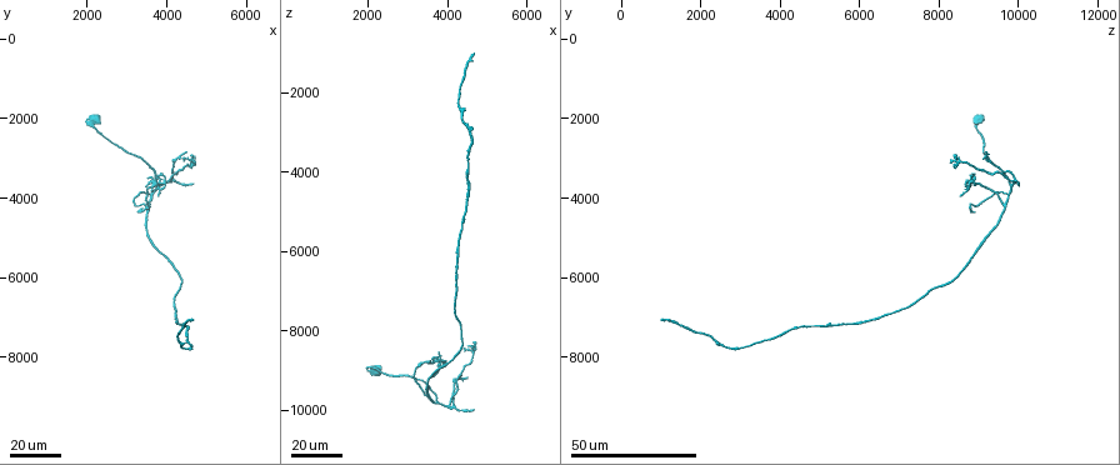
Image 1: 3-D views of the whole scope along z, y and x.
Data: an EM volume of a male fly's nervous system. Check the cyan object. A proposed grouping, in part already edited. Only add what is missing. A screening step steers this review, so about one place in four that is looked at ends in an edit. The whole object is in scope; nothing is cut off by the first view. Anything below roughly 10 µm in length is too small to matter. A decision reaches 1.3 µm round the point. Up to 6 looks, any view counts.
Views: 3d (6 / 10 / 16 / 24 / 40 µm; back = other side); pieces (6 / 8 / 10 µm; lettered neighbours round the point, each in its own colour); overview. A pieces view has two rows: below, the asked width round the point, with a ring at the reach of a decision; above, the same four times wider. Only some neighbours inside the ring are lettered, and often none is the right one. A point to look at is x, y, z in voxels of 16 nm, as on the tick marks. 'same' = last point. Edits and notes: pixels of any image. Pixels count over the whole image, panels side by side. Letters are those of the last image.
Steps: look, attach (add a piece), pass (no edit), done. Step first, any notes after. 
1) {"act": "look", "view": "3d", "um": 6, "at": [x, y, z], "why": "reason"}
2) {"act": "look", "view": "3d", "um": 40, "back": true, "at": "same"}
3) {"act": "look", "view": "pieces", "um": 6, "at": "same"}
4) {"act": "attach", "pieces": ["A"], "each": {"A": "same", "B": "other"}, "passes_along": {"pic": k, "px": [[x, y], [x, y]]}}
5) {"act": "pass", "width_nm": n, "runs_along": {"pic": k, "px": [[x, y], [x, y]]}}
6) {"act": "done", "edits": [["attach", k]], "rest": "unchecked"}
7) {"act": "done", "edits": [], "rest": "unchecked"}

{"act": "look", "view": "3d", "um": 40, "at": [4650, 3650, 9950], "why": "an open end"}

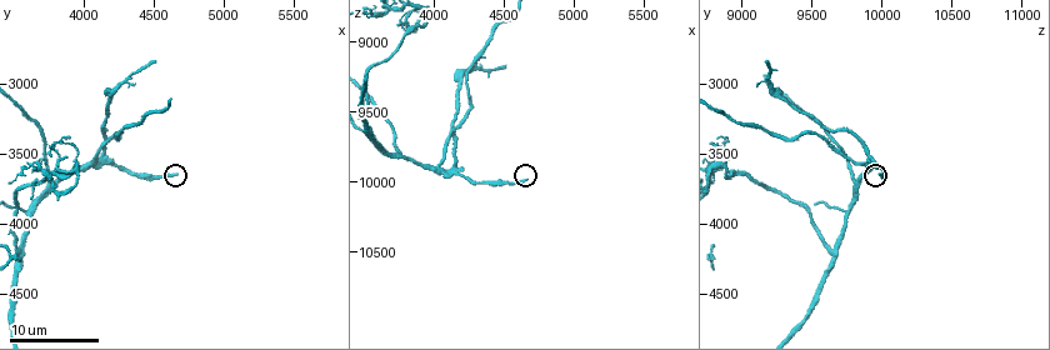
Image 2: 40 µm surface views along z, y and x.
{"act": "look", "view": "pieces", "um": 10, "at": [4660, 3640, 9980], "why": "see the neighbours"}

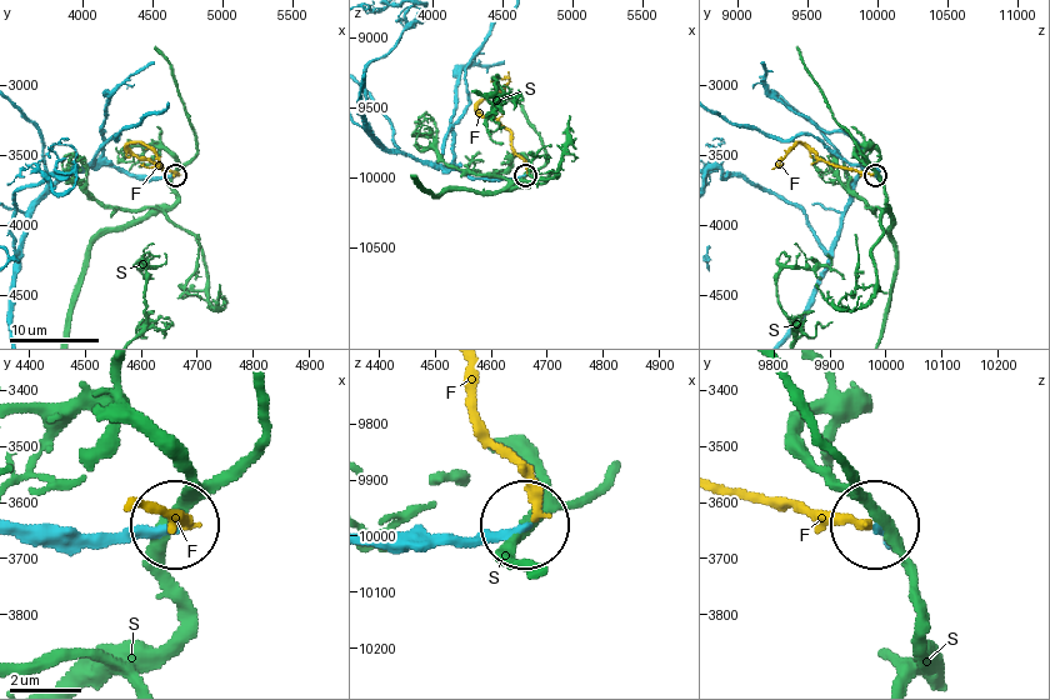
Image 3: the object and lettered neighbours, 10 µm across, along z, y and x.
{"act": "attach", "pieces": ["F"], "each": {"F": "same", "S": "other"}, "found": "it goes on there"}

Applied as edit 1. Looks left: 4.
{"act": "look", "view": "overview"}

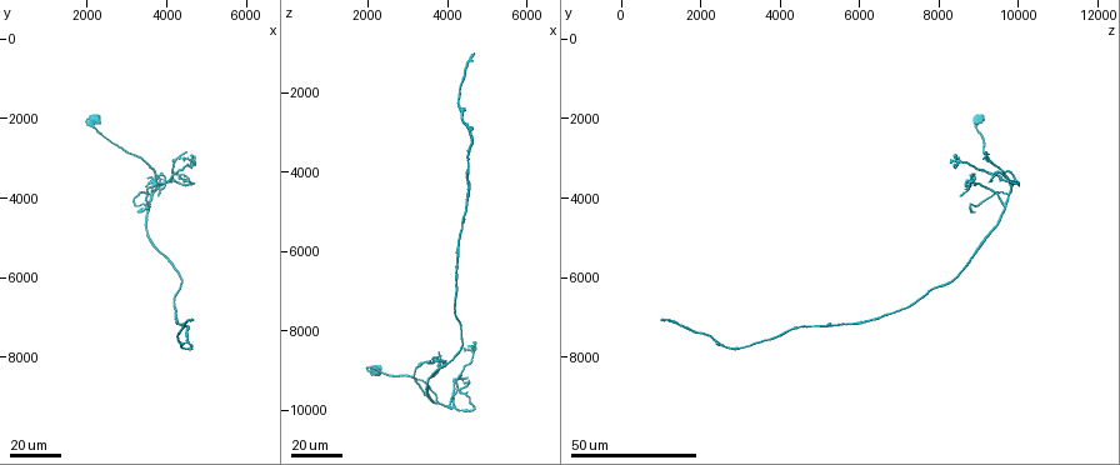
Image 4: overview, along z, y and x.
{"act": "look", "view": "3d", "um": 24, "at": [3250, 4300, 8900], "why": "long arm stops here"}

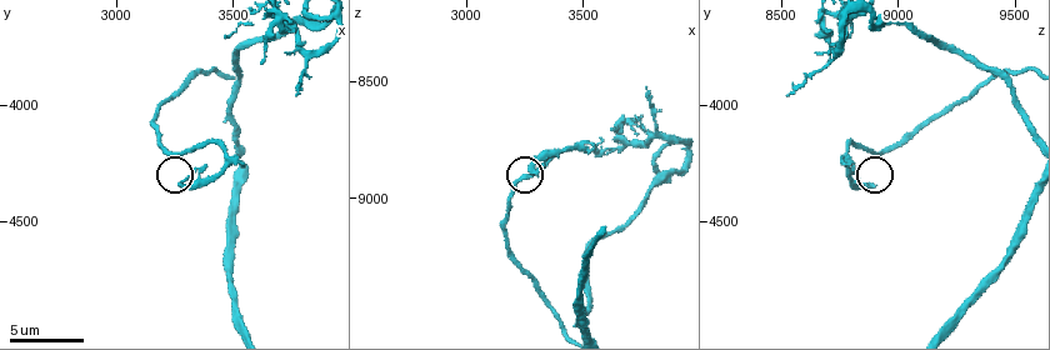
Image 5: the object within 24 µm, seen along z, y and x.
{"act": "look", "view": "pieces", "um": 8, "at": [3280, 4340, 8880]}

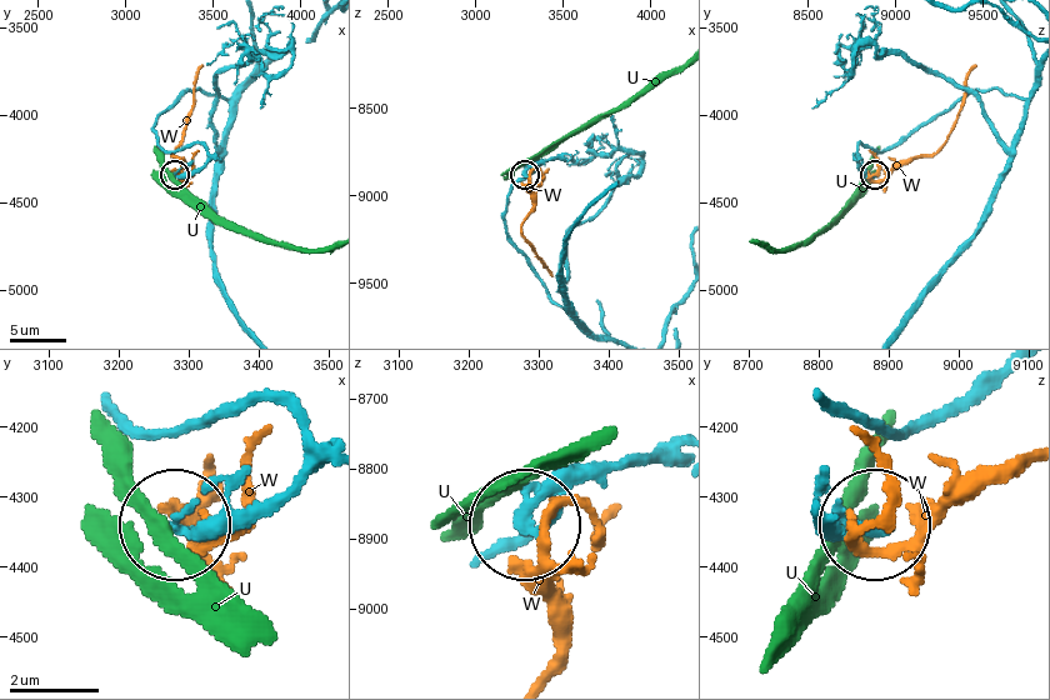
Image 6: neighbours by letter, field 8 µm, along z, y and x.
{"act": "pass", "width_nm": 260, "each": {"U": "other", "W": "other"}, "runs_along": {"pic": 6, "px": [[530, 261], [506, 229], [508, 195], [558, 156], [525, 173]]}, "found": "none of them fits"}

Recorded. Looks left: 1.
{"act": "done", "edits": [["attach", 3]], "rest": "unchecked"}

